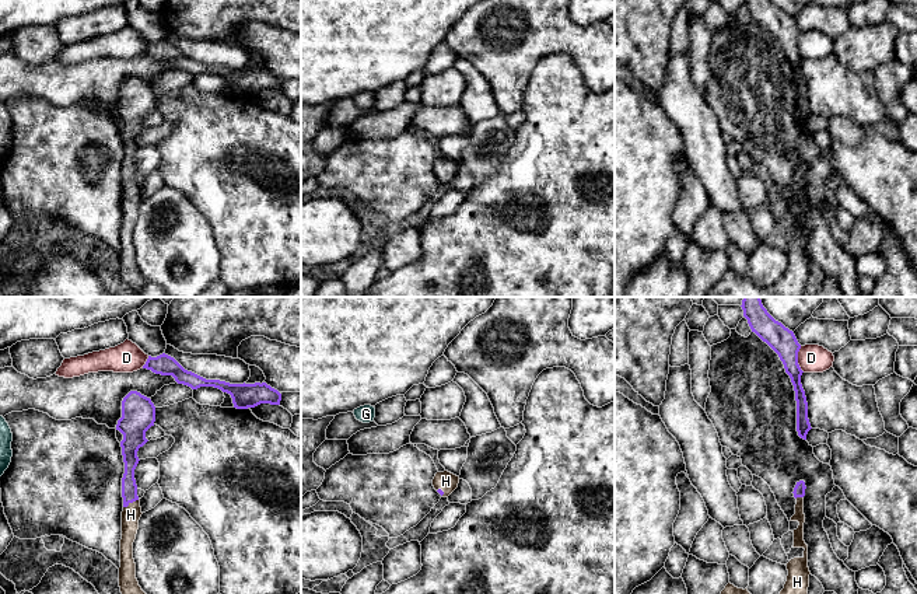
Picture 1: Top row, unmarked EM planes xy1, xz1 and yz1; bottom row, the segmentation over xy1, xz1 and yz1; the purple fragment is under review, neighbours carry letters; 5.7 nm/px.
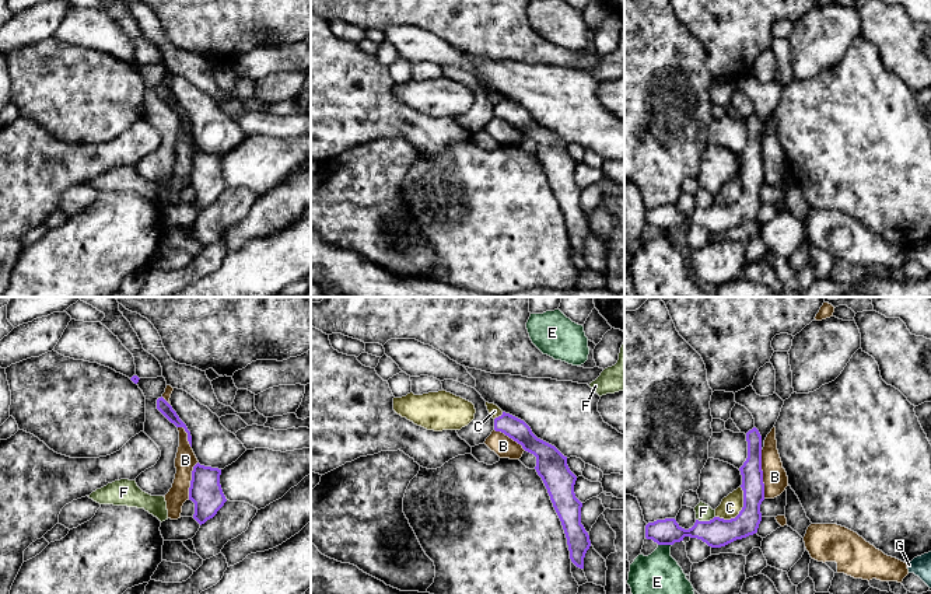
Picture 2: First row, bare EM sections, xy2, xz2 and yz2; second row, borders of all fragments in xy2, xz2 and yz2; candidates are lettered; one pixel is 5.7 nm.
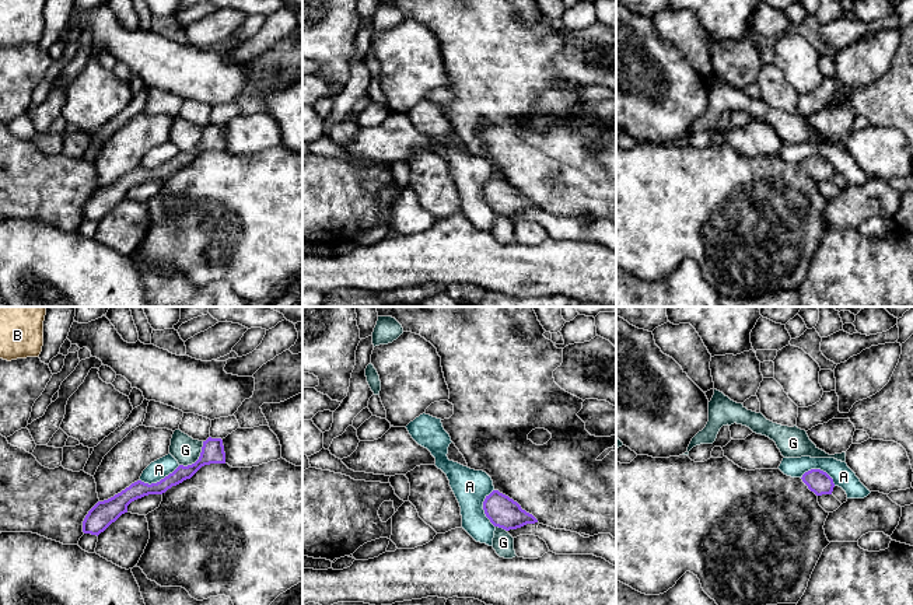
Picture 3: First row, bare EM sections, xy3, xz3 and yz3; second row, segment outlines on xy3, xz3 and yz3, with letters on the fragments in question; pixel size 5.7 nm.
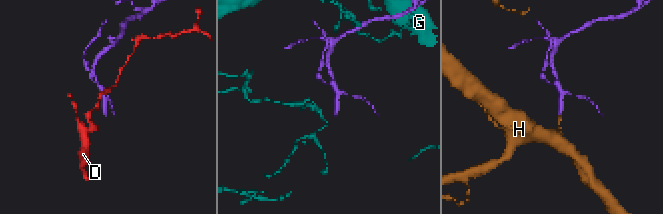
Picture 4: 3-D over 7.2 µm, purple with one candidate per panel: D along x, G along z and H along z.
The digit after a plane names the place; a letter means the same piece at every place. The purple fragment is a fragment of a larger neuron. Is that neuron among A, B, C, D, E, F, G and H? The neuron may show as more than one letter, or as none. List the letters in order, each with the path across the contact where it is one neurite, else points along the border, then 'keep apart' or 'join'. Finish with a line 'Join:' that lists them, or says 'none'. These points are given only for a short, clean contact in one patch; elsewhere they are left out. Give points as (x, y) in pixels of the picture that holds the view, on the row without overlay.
A: along xy3 (179, 151), (156, 168), (144, 170), (140, 167) | keep apart
B: keep apart
C: keep apart
D: along yz1 (800, 32), (798, 52), (804, 58) | keep apart
E: keep apart
F: along yz2 (714, 202), (709, 206), (696, 206) | keep apart
G: along xy3 (203, 128), (200, 142), (191, 150), (179, 151) | keep apart
H: across xy1 (129, 175), (130, 188), (130, 201) | join
Join: H

